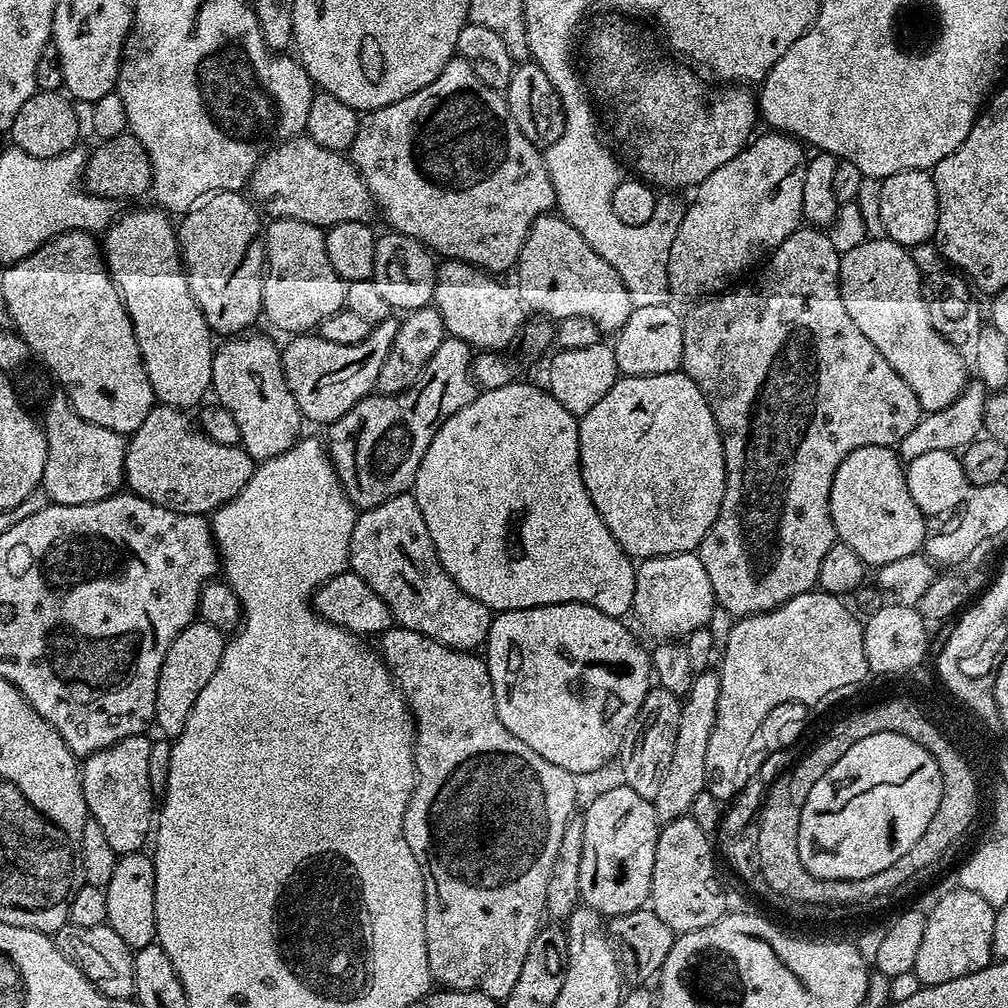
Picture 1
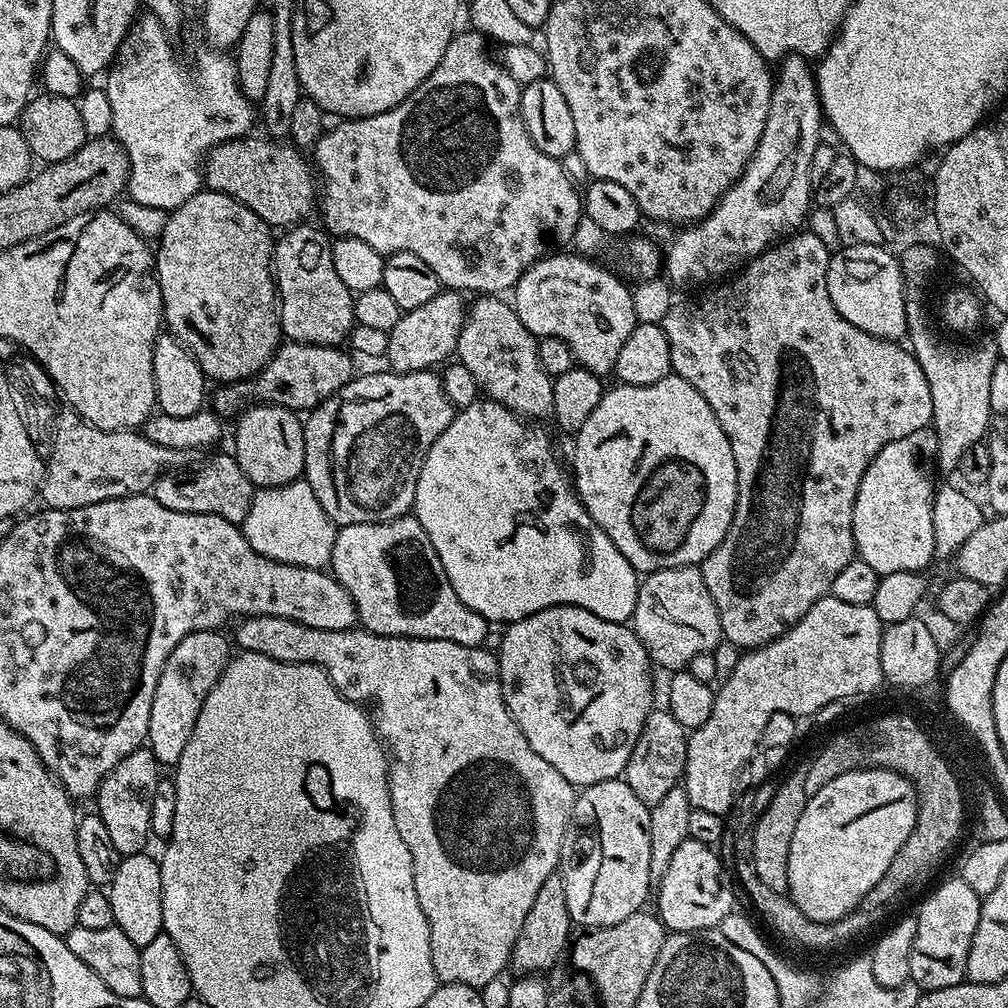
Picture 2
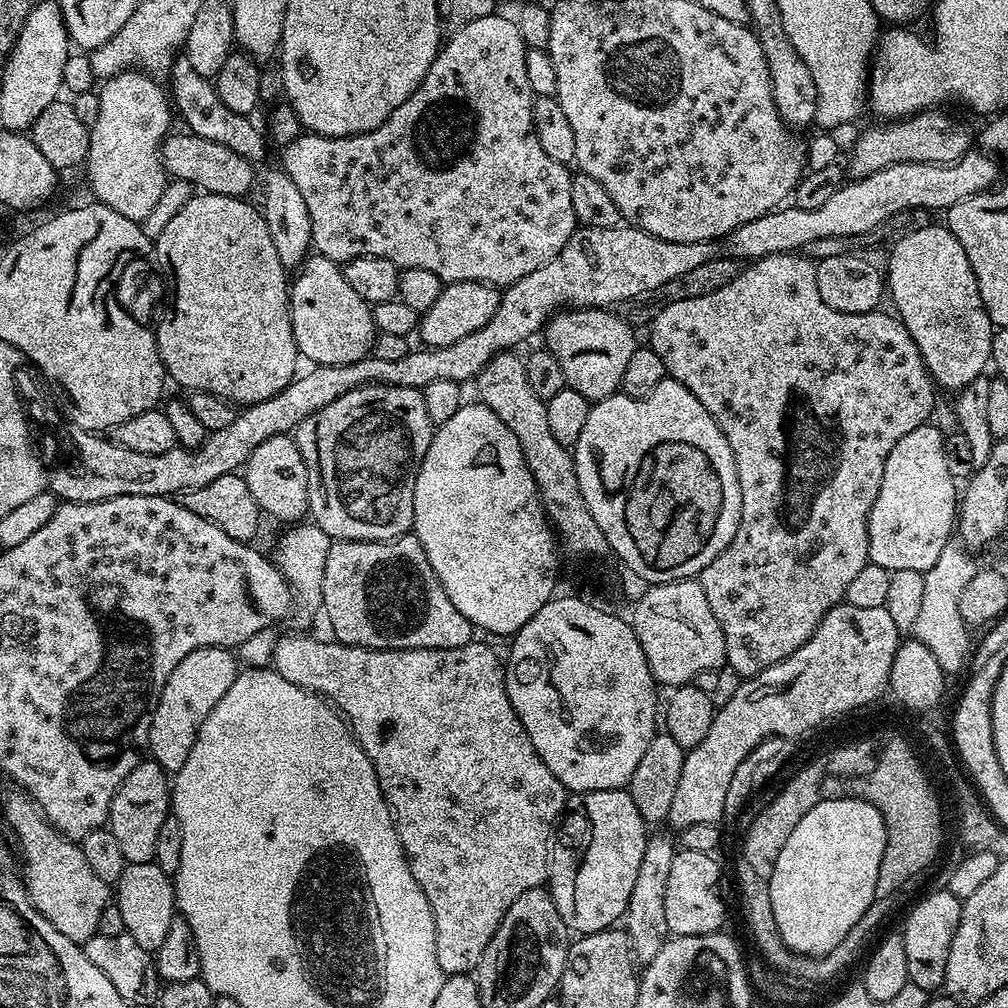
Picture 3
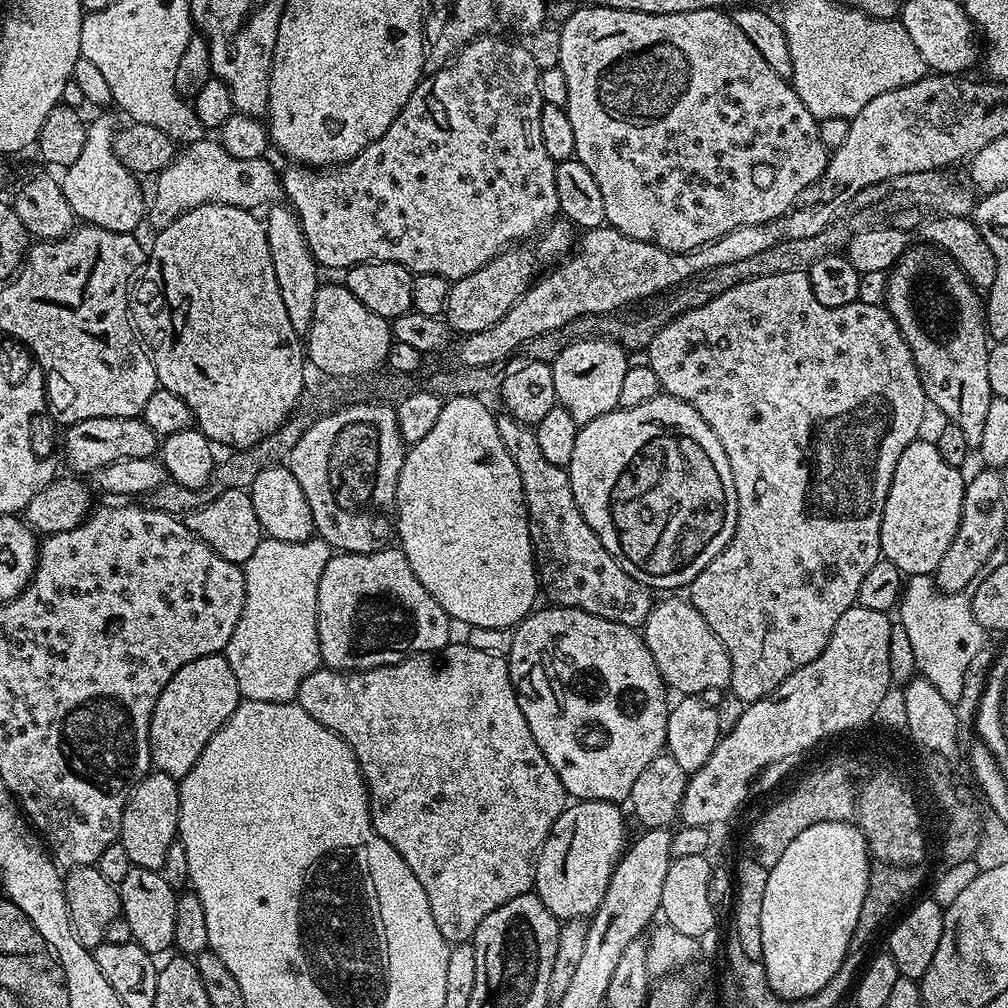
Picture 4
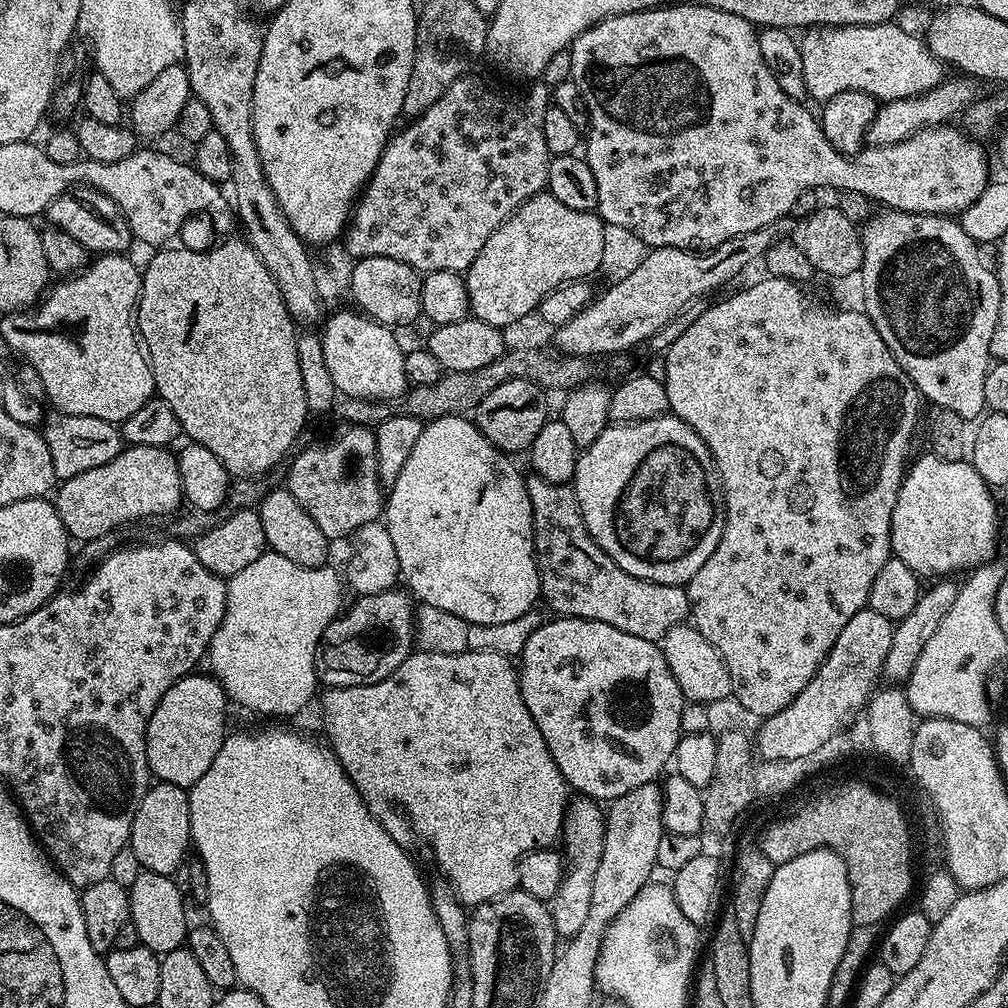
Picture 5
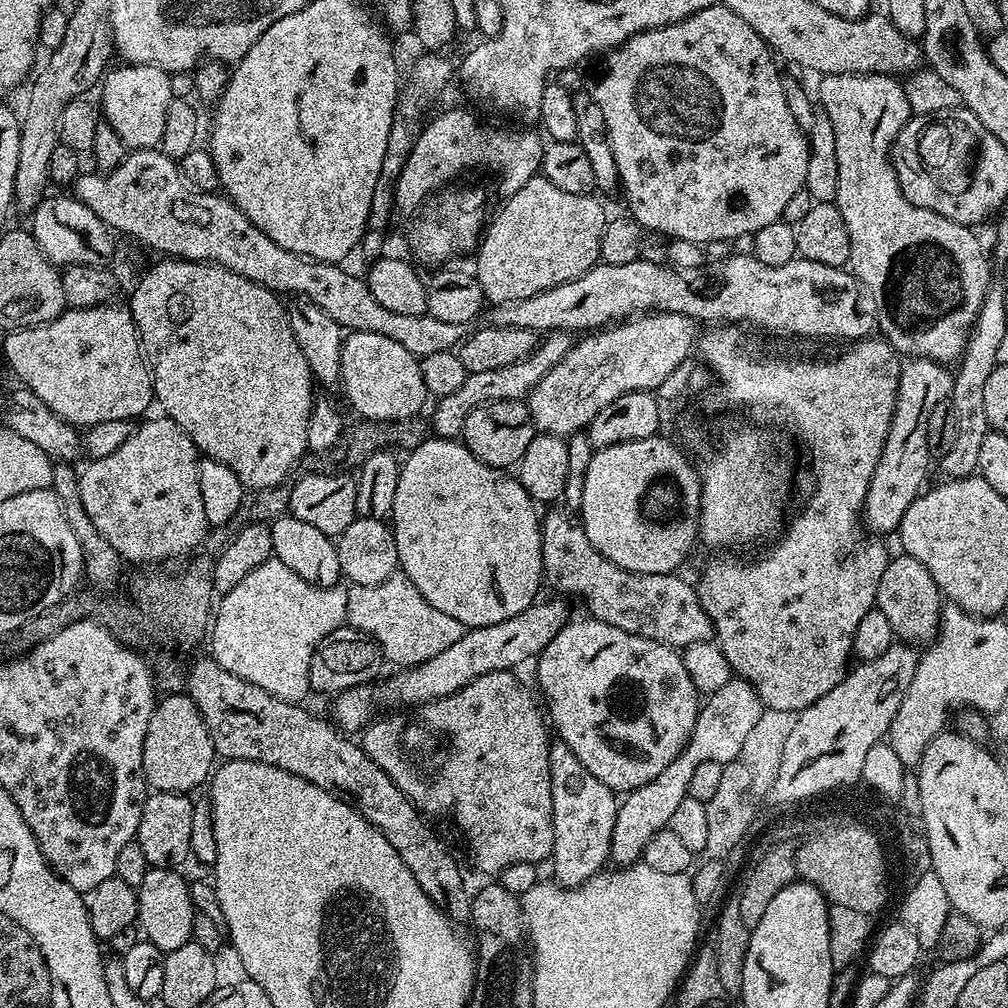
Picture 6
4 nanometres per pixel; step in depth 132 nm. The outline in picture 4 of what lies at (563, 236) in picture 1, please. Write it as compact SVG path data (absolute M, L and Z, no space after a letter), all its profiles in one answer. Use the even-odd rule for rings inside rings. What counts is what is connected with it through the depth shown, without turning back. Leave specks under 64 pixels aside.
M579 340L566 346L551 366L557 405L570 410L570 418L574 418L577 426L594 422L594 418L602 418L602 414L610 414L620 407L618 394L630 367L629 353L620 344L613 340Z

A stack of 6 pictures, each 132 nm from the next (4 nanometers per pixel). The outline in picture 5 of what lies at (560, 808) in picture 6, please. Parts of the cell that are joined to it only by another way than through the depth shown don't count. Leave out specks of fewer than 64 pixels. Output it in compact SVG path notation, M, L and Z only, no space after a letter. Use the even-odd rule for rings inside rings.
M576 798L568 805L564 813L562 829L562 856L566 861L564 881L550 901L552 921L556 927L556 935L560 938L577 936L586 926L586 918L590 918L590 897L594 891L594 874L598 871L598 862L602 862L604 849L605 809L595 800Z

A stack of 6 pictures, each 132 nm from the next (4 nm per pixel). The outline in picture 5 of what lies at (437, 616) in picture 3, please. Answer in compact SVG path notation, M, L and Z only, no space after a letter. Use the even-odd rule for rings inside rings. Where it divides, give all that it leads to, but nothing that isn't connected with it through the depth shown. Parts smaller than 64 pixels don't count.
M391 590L369 596L357 595L353 604L343 609L336 619L326 626L316 653L316 678L328 688L345 688L373 684L398 670L402 662L414 651L414 600L407 591Z

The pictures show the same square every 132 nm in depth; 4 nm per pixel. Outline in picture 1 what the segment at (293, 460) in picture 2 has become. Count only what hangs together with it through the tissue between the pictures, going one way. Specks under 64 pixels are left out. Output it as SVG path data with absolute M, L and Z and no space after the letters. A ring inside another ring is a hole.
M237 334L223 341L224 345L215 349L212 358L212 388L215 399L238 422L240 435L239 447L250 453L252 459L263 462L270 458L278 458L278 454L286 454L301 439L300 424L302 417L298 410L298 402L294 402L294 394L290 394L288 383L284 377L284 367L280 361L281 349L268 336L252 336L253 334Z

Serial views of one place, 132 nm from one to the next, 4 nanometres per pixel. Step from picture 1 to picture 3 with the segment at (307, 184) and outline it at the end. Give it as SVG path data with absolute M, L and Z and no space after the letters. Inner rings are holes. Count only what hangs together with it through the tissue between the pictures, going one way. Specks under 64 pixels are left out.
M187 130L179 131L165 136L160 143L160 160L172 180L185 180L193 189L223 196L244 198L249 195L247 192L252 188L253 161L242 158L242 154L236 154L230 150L230 146L218 146L218 142L210 142L210 138L195 136Z

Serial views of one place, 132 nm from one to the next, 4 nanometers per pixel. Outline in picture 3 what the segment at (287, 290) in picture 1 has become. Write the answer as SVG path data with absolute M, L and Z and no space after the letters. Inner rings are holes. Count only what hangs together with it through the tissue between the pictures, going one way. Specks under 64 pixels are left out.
M319 254L309 255L308 259L300 265L290 284L288 293L288 309L294 330L294 342L297 353L304 356L313 365L325 364L338 366L358 362L363 356L372 351L372 344L376 341L376 323L372 317L372 305L367 304L358 293L346 282L341 265L337 261Z

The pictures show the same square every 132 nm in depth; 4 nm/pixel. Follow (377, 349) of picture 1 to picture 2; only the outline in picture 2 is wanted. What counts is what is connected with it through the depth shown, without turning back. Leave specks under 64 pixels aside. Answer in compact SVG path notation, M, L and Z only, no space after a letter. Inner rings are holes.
M281 343L261 372L247 380L233 380L217 387L220 389L210 396L211 411L228 422L235 421L257 402L277 404L300 414L307 413L353 380L353 357L347 351L344 353L344 350L331 344Z

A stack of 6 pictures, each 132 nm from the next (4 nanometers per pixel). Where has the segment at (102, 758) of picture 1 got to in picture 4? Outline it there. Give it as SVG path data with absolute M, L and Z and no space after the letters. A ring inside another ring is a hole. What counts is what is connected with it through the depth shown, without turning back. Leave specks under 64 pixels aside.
M149 771L134 786L122 810L118 843L126 849L130 862L138 868L160 872L166 862L166 853L178 838L180 831L180 784L177 777Z

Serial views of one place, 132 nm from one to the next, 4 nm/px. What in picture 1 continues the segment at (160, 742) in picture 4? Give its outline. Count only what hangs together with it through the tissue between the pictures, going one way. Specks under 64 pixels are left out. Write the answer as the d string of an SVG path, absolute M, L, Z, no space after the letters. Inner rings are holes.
M193 622L186 626L170 642L170 650L166 650L166 658L162 662L162 670L158 674L156 701L154 702L154 724L161 728L163 735L175 738L182 734L182 726L186 726L186 718L190 718L190 710L194 710L194 702L198 702L198 694L206 687L206 682L214 678L214 670L218 670L218 662L222 662L222 654L226 643L225 633L214 626L203 622Z

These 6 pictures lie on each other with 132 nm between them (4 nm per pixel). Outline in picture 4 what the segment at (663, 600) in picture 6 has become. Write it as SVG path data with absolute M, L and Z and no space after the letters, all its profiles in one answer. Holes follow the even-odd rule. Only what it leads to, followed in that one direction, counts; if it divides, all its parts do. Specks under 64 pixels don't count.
M505 411L496 416L496 425L498 434L502 434L502 446L514 458L514 466L518 466L522 478L532 551L536 554L536 575L543 595L545 592L552 599L549 601L561 608L586 610L586 614L639 629L652 610L653 589L626 574L606 546L602 546L598 534L590 530L586 518L582 518L582 510L578 510L578 502L574 502L567 468L554 466L554 462L542 455L535 431Z

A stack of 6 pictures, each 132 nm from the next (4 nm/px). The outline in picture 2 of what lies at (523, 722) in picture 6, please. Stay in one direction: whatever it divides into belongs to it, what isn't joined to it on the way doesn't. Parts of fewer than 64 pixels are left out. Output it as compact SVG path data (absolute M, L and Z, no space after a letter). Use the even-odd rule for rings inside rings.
M249 616L241 619L235 628L234 644L235 647L237 644L237 649L257 652L278 662L316 664L346 699L353 700L355 704L361 706L372 704L372 708L370 707L372 727L375 728L390 757L388 785L394 826L398 826L398 834L402 834L402 842L406 842L406 850L410 850L414 870L414 890L418 890L418 906L422 906L422 914L426 914L426 922L430 926L430 958L434 962L434 974L440 984L465 984L477 990L484 990L491 980L499 978L503 968L509 967L514 942L522 930L522 922L526 922L526 914L530 914L530 906L534 906L534 898L538 898L538 890L542 890L542 882L546 882L546 878L553 876L559 869L562 842L568 824L572 820L574 802L578 795L576 785L566 782L566 778L562 778L562 774L558 774L558 770L554 770L554 766L550 766L546 758L534 754L534 746L526 742L526 734L518 730L518 722L514 722L502 694L497 653L487 652L487 647L484 646L478 648L458 646L458 642L383 636L367 632L359 626L346 630L318 630L314 626L302 626L302 622L277 616Z

